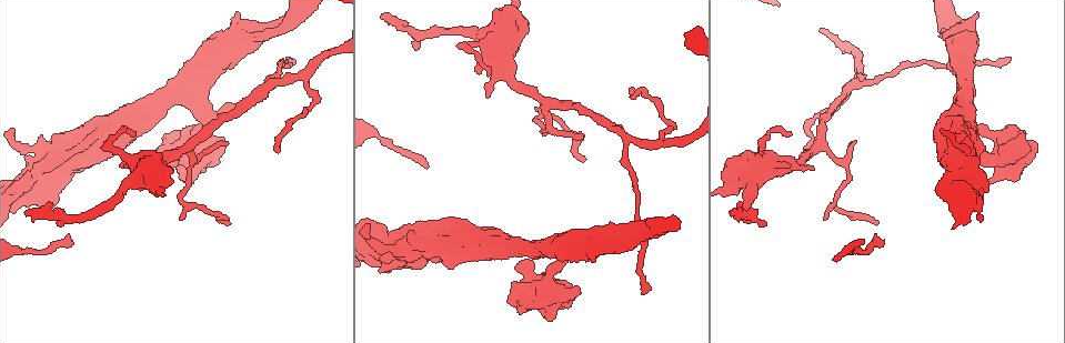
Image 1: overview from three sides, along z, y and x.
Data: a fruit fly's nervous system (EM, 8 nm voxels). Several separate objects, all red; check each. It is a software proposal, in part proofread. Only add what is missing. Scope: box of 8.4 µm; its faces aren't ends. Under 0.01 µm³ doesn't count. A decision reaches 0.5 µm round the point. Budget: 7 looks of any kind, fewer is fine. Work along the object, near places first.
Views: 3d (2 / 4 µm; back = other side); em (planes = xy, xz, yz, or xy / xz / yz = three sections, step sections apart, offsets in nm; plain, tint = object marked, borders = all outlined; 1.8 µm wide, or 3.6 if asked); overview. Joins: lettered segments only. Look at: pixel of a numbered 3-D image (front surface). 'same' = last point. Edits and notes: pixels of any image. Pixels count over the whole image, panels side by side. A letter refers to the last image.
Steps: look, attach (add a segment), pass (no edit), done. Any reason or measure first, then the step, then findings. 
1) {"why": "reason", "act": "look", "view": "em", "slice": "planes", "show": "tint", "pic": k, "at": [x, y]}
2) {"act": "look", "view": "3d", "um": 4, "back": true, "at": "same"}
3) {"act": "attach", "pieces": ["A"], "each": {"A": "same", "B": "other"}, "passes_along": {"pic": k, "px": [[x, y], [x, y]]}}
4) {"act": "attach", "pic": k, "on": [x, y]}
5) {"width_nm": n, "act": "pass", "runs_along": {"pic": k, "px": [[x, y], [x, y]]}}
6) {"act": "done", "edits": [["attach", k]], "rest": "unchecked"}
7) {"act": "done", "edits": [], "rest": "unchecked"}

{"why": "tapers out", "act": "look", "view": "em", "slice": "xy", "step": 16, "show": "borders", "pic": 1, "at": [233, 105]}

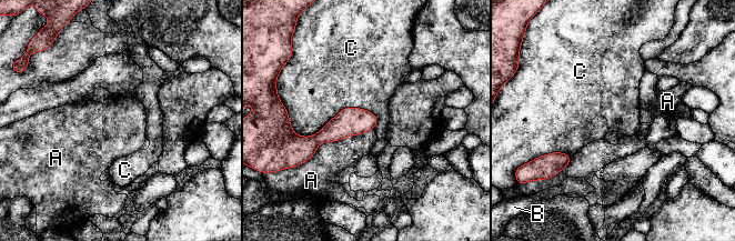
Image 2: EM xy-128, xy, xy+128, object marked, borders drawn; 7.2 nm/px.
{"act": "look", "view": "em", "slice": "xz", "step": 4, "show": "borders", "at": "same"}

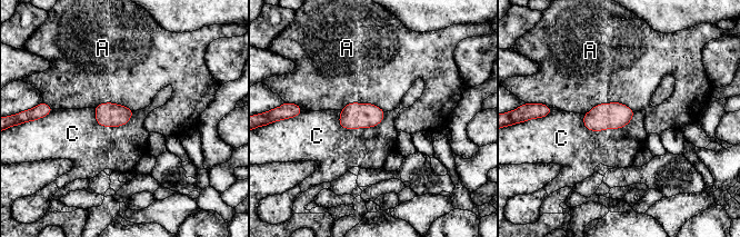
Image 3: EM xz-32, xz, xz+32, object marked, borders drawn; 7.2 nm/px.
{"act": "pass", "each": {"A": "other", "C": "other"}, "border": {"pic": 3, "px": [[634, 111], [618, 128], [582, 125]]}, "found": "no lettered segment goes on from it"}

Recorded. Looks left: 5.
{"why": "narrows sharply", "act": "look", "view": "3d", "um": 2, "pic": 1, "at": [42, 252]}

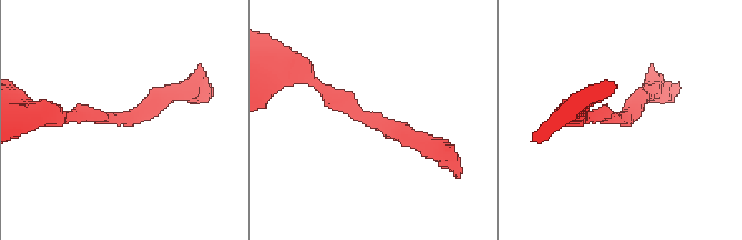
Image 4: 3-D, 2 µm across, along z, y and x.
{"act": "look", "view": "em", "slice": "planes", "show": "borders", "pic": 4, "at": [621, 116]}

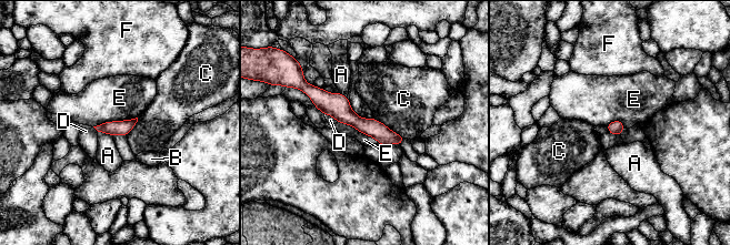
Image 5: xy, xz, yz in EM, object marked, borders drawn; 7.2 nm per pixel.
{"act": "pass", "each": {"A": "other", "B": "other", "C": "other", "D": "other", "E": "other", "F": "other"}, "runs_along": {"pic": 5, "px": [[308, 90], [358, 123], [399, 141]]}, "found": "no lettered segment goes on from it"}

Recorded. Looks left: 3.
{"why": "end of a long branch", "act": "look", "view": "3d", "um": 4, "pic": 1, "at": [734, 210]}

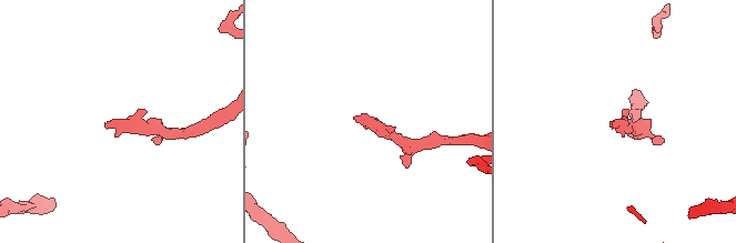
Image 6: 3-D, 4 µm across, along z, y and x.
{"why": "shape alone is not enough", "act": "look", "view": "em", "slice": "xz", "step": 16, "show": "tint", "pic": 6, "at": [104, 123]}

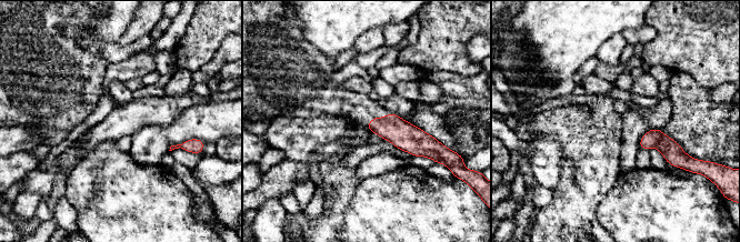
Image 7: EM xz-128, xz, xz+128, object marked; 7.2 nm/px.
{"why": "cut it another way", "act": "look", "view": "em", "slice": "xy", "step": 16, "show": "borders", "at": "same"}

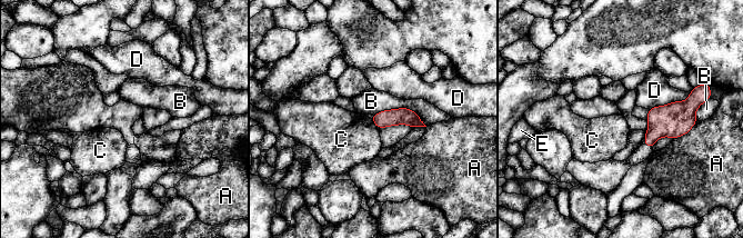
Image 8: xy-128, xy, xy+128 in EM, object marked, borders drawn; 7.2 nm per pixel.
{"longest_contact_nm": ["B", 380], "act": "pass", "each": {"A": "other", "B": "other", "C": "other", "D": "other", "E": "other"}, "border": {"pic": 8, "px": [[371, 119], [379, 129]]}, "found": "none of them fits"}

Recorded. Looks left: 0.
{"act": "done", "edits": [], "rest": "unchecked"}

